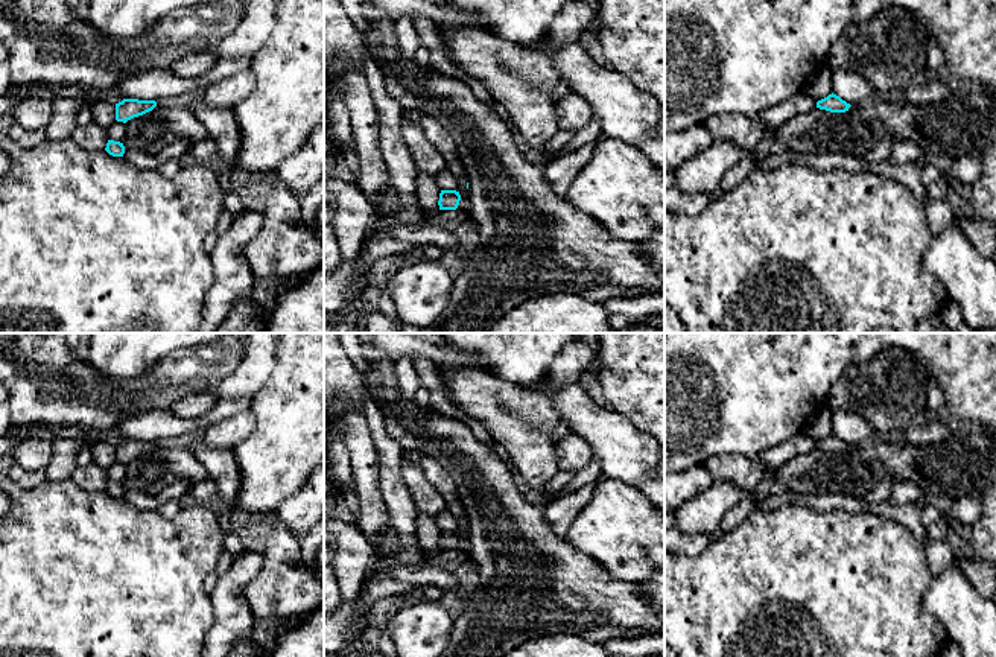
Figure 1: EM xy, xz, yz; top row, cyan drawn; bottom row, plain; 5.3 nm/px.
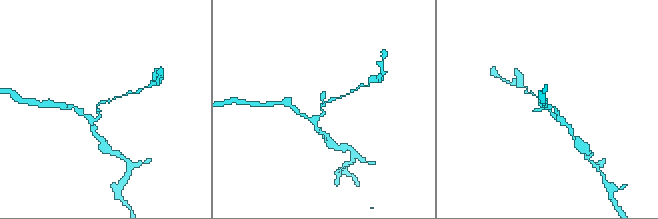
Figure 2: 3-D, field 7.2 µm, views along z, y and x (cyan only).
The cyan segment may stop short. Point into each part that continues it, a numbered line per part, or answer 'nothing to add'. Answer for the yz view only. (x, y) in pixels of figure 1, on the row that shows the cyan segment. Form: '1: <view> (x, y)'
nothing to add

